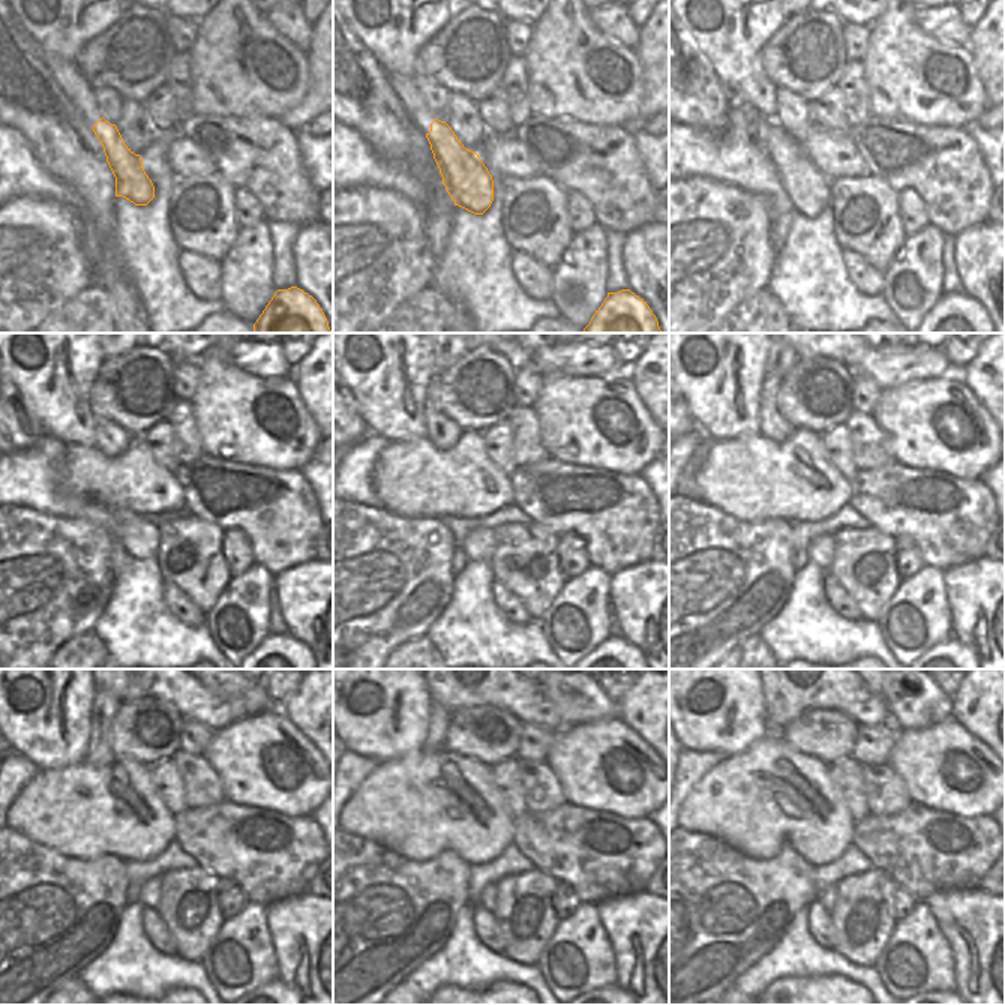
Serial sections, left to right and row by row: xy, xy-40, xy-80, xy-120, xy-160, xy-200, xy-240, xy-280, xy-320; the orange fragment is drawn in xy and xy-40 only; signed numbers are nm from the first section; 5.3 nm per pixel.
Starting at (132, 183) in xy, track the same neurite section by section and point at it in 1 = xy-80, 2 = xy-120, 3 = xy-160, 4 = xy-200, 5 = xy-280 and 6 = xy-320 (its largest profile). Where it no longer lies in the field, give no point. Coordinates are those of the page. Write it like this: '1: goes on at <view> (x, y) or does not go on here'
1: goes on at xy-80 (809, 191)
2: goes on at xy-120 (138, 536)
3: goes on at xy-160 (479, 546)
4: goes on at xy-200 (821, 548)
5: goes on at xy-280 (488, 899)
6: goes on at xy-320 (827, 899)

